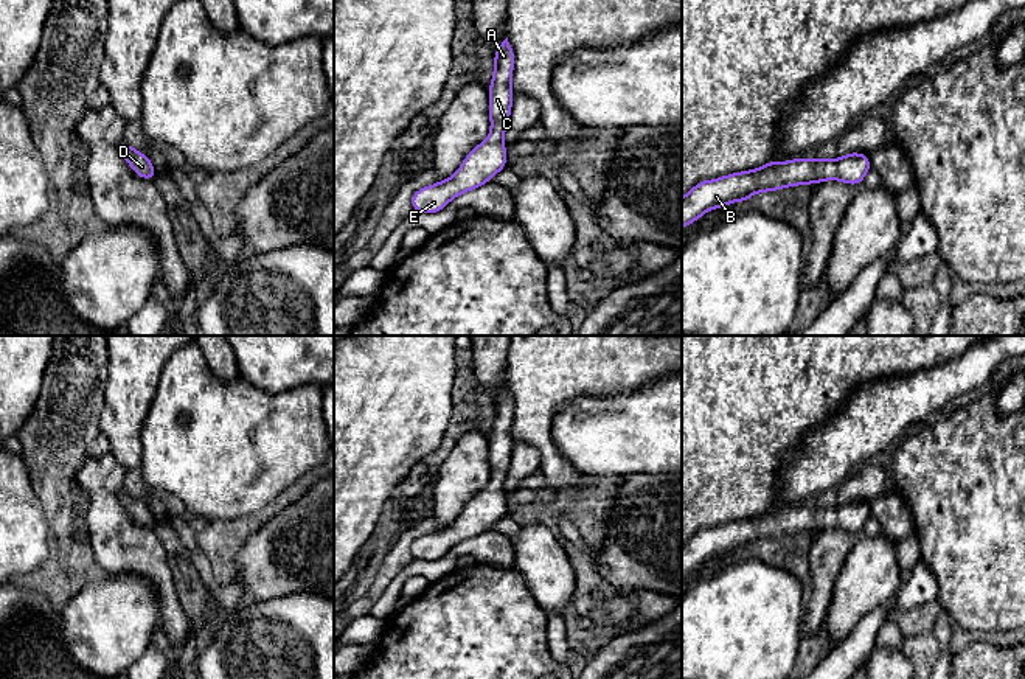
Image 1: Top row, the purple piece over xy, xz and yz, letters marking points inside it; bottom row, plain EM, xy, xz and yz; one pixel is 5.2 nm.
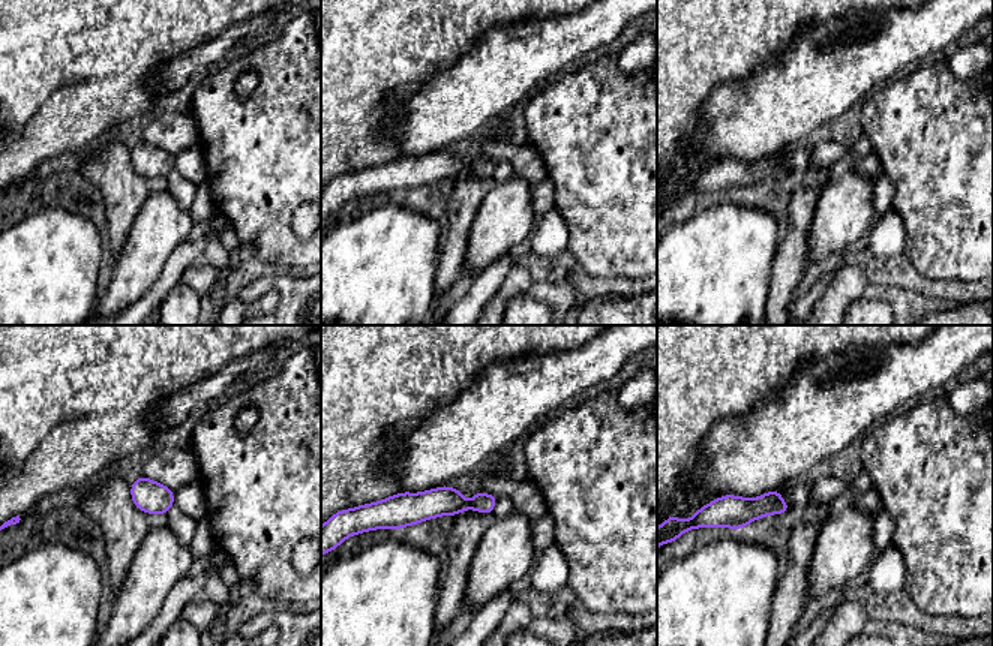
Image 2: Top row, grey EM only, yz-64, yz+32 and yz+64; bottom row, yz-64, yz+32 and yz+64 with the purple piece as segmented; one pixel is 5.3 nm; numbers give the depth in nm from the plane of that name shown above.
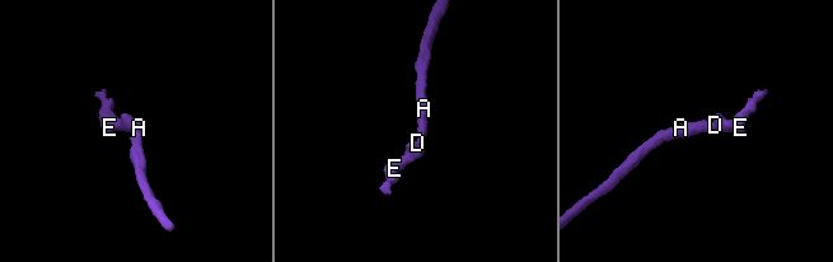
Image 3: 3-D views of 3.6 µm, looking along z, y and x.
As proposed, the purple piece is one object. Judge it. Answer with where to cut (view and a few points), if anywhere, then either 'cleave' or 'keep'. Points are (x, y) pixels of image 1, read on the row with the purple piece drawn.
no cut | keep

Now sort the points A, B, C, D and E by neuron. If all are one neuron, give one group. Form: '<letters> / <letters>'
A B C D E

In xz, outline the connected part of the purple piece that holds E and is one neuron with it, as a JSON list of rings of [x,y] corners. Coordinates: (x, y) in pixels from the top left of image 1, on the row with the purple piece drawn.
[[[508,37],[494,51],[495,65],[489,93],[491,131],[486,141],[477,145],[453,176],[435,185],[419,188],[410,199],[415,211],[438,213],[457,196],[488,183],[506,168],[503,135],[509,121],[514,92],[511,89],[514,51]]]

